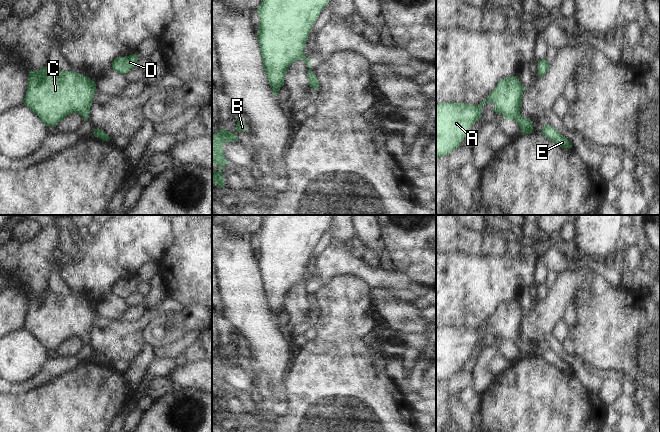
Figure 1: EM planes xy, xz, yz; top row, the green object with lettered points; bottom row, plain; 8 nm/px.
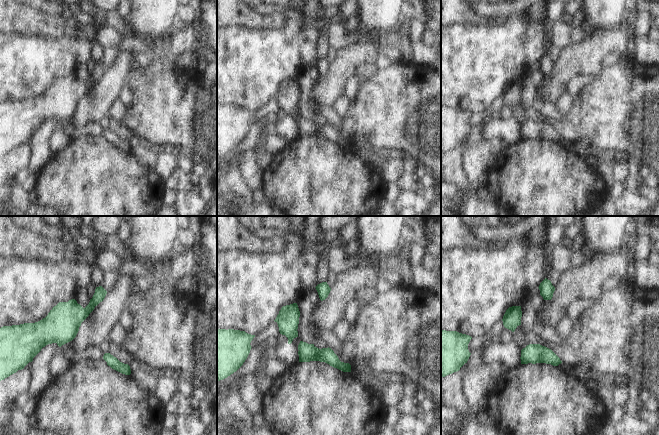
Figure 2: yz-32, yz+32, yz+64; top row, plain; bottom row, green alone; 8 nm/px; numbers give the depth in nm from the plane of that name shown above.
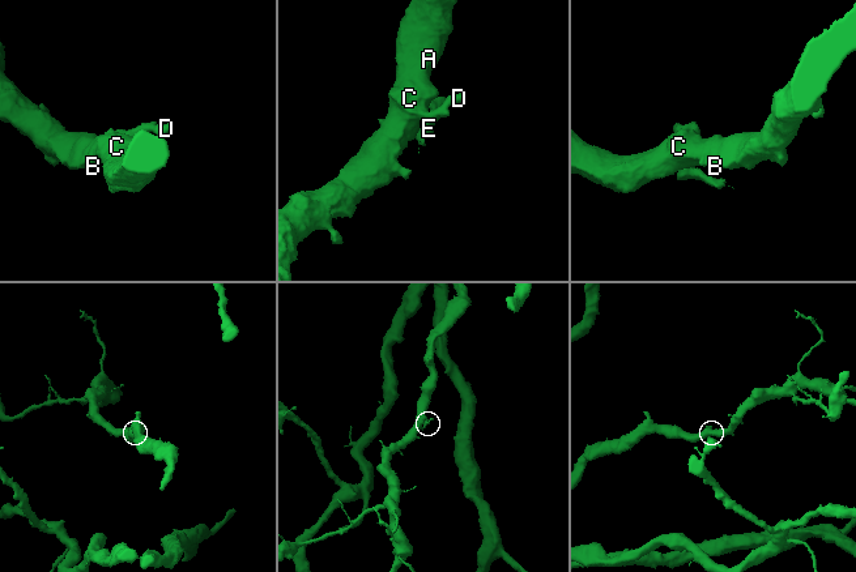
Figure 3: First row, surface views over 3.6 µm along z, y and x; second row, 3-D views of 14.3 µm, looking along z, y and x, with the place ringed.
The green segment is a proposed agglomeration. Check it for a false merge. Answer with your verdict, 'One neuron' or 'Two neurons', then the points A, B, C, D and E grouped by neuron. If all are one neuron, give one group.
One neuron. Groups: A B C D E.

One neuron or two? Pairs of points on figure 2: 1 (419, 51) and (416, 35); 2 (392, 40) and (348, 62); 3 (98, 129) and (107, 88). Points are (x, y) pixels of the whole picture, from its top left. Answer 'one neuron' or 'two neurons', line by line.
1: two neurons
2: one neuron
3: two neurons

